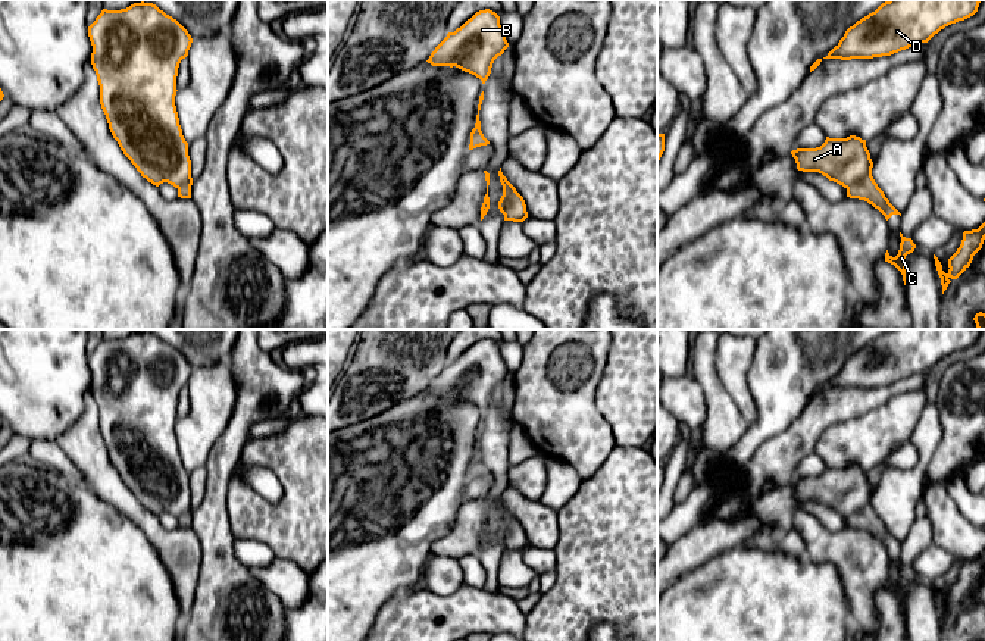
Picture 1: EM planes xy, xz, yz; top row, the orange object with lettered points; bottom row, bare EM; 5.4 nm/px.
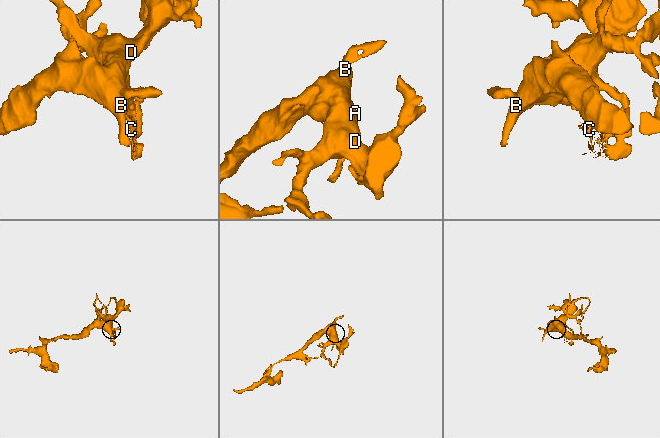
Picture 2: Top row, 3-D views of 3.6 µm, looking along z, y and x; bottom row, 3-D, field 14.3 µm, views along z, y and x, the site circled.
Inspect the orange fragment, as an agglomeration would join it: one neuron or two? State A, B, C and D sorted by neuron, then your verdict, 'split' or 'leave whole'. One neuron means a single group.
A B D / C; split

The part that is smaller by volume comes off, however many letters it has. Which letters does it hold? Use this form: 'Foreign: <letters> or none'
Foreign: C

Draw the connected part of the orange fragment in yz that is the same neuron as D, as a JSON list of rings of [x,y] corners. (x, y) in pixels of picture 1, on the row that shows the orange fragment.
[[[888,0],[850,26],[823,59],[851,60],[891,56],[919,43],[928,43],[945,26],[973,16],[979,3],[981,0]]]

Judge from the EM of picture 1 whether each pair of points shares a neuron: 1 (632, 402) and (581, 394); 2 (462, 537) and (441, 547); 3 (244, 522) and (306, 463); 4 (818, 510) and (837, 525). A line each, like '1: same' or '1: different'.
1: different
2: same
3: same
4: same

